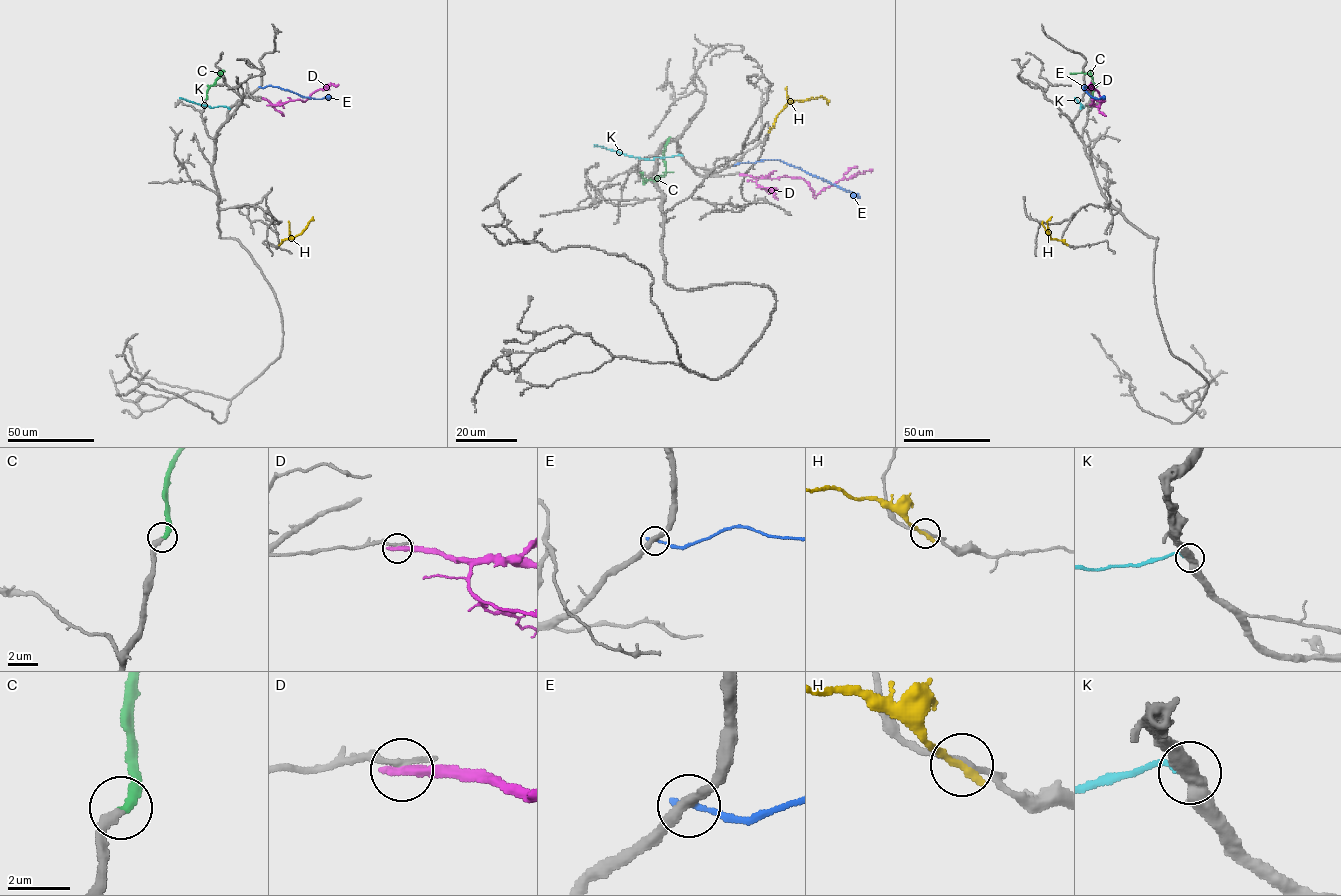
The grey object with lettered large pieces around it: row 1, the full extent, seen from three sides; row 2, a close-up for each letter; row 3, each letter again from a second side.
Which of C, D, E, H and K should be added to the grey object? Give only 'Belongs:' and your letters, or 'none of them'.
Belongs: C

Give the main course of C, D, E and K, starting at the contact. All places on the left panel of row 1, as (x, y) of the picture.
C: (206, 99), (209, 88), (219, 72), (223, 73)
D: (263, 98), (272, 104), (305, 100), (318, 89), (332, 83), (338, 85)
E: (260, 87), (279, 87), (309, 98), (331, 97)
K: (229, 109), (211, 107), (179, 97)

